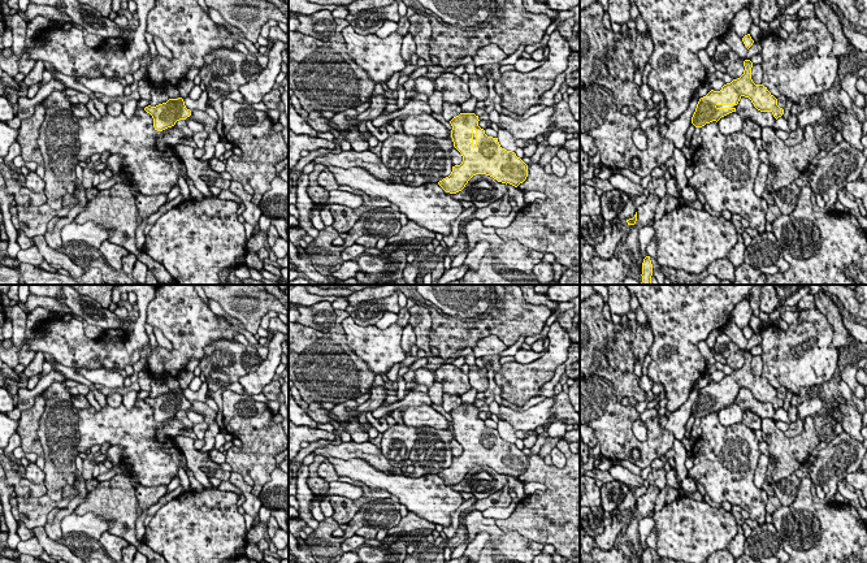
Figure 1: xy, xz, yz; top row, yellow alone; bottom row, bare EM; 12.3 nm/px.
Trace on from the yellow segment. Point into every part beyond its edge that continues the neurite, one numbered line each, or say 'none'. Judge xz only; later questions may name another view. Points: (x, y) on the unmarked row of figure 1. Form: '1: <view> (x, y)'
none

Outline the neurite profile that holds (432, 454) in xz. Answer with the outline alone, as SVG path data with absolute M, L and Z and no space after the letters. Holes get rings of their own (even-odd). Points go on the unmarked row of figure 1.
M421 428L409 452L415 467L411 477L438 475L451 465L454 458L450 447L450 442L454 439L452 429Z

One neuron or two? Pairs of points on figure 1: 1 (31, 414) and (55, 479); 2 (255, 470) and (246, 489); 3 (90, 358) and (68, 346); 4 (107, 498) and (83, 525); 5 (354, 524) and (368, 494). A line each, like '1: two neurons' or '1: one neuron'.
1: two neurons
2: two neurons
3: one neuron
4: two neurons
5: two neurons

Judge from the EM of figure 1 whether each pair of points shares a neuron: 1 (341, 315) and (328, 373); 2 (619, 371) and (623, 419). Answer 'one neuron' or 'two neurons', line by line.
1: one neuron
2: two neurons

